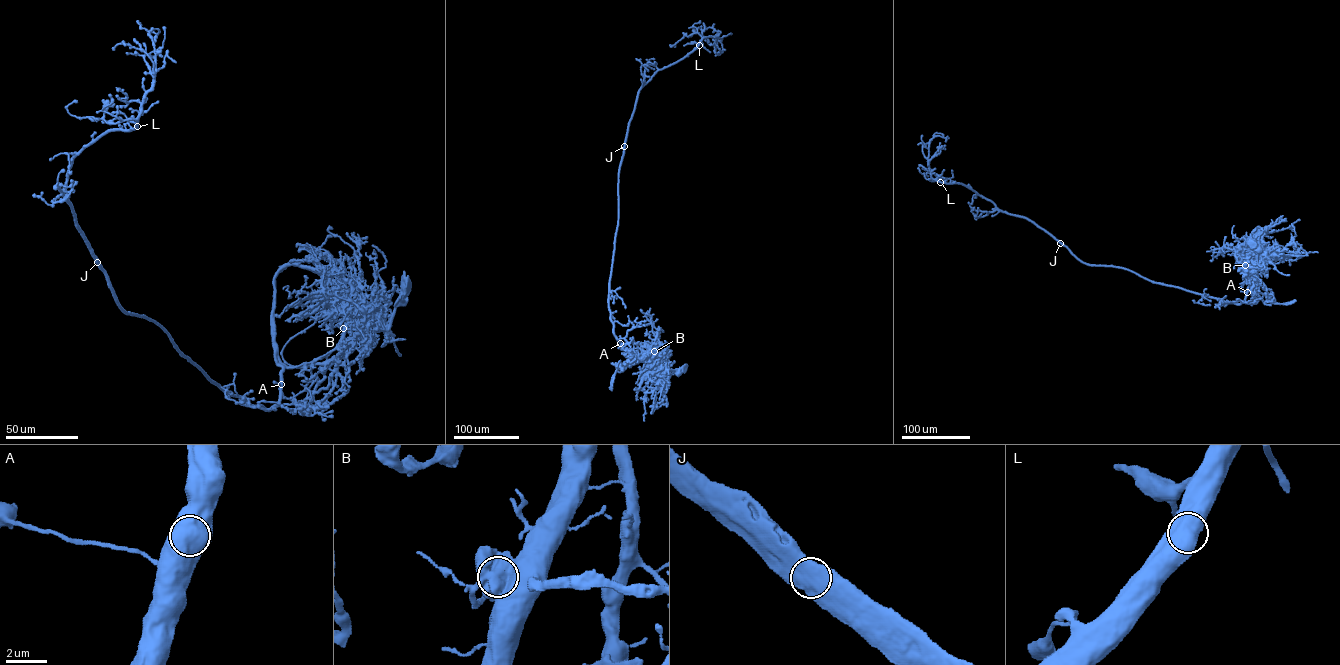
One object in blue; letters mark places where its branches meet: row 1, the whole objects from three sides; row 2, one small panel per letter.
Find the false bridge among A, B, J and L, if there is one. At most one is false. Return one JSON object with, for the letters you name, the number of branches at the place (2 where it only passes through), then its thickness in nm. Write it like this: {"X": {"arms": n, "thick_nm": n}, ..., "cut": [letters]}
{"B": {"arms": 2, "thick_nm": 800}, "cut": ["B"]}

